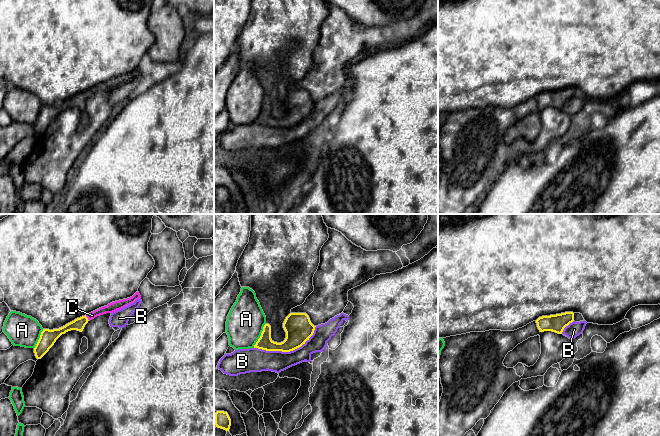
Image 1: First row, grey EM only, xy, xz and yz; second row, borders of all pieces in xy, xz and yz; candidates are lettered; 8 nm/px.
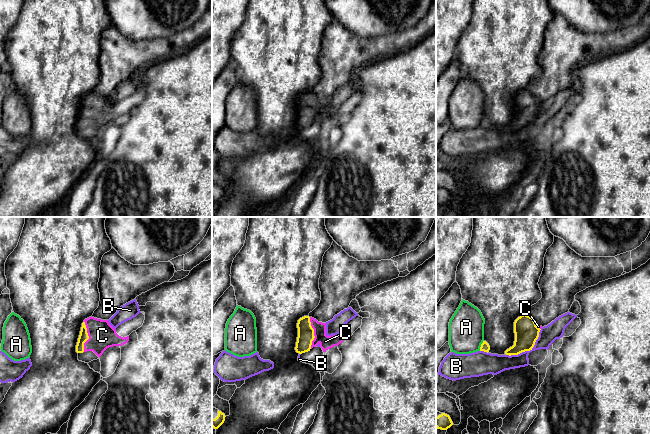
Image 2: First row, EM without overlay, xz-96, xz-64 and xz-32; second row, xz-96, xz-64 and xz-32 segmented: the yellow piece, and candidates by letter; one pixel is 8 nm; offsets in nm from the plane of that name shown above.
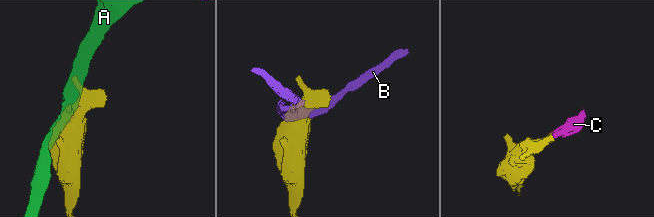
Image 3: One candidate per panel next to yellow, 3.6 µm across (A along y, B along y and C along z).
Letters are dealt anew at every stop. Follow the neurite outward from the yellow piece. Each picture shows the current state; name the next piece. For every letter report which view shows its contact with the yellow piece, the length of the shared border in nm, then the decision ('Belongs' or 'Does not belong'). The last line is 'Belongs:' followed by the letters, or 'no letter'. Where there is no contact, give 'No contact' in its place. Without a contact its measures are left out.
A: Touches yellow in xz. Shared border 220 nm. Does not belong
B: Touches yellow in xz. Shared border 550 nm. Does not belong
C: Touches yellow in xy. Shared border 60 nm. Belongs
Belongs: C

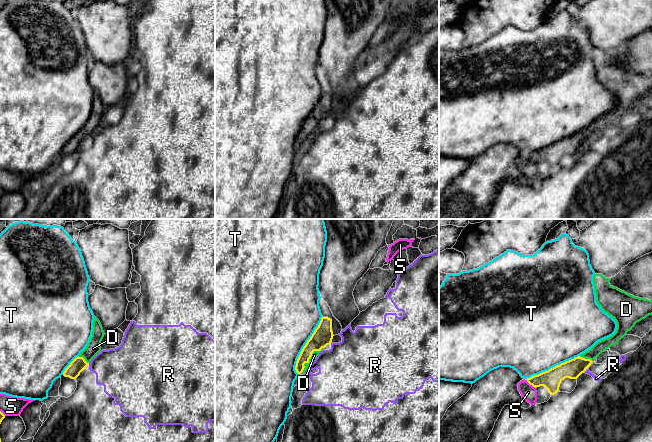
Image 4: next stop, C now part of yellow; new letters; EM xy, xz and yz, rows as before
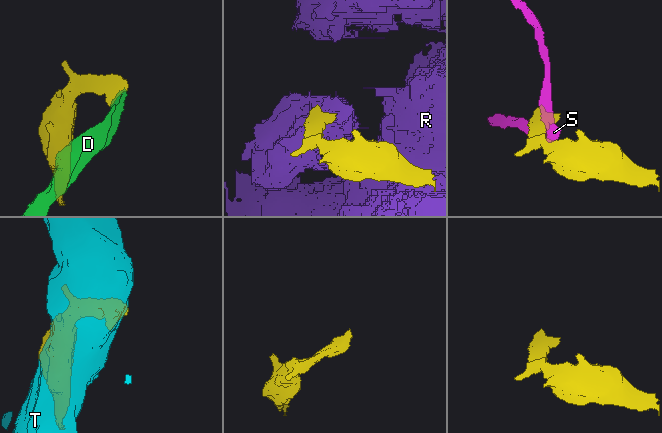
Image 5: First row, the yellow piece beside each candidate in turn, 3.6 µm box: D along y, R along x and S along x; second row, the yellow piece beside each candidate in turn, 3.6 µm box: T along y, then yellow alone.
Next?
D: Touches yellow in xz. Shared border 280 nm. Belongs
R: Touches yellow in yz. Shared border 40 nm. Does not belong
S: Touches yellow in yz. Shared border 110 nm. Does not belong
T: Touches yellow in xz. Shared border 500 nm. Does not belong
Belongs: D

